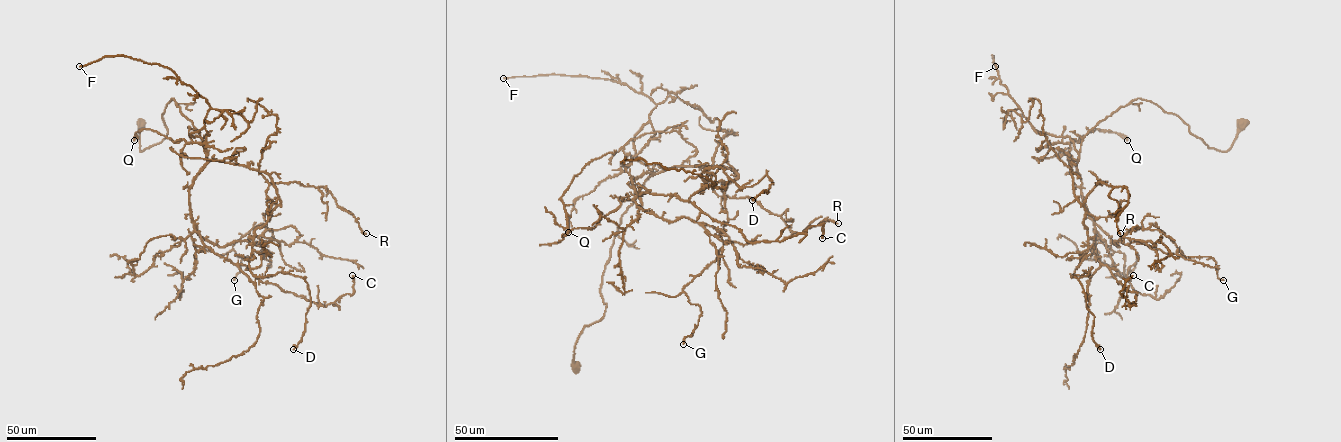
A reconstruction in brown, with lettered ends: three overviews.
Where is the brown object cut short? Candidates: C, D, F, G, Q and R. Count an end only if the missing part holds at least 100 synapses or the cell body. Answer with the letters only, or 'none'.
F

